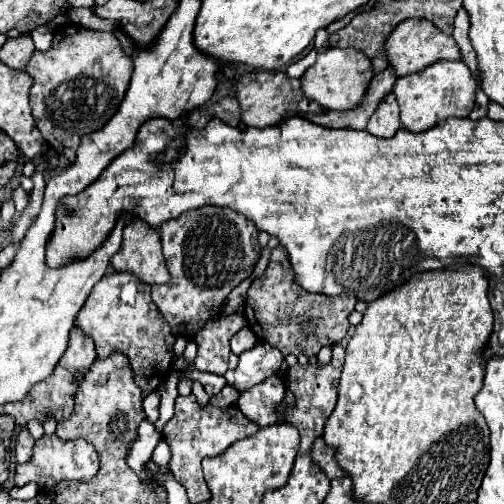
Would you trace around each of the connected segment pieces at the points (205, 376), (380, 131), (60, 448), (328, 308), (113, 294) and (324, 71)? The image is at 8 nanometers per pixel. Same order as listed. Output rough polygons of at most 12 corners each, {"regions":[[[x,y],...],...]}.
{"regions":[[[196,369],[189,372],[199,380],[209,396],[217,395],[227,384],[223,376]],[[395,96],[381,100],[367,122],[377,138],[391,138],[401,128]],[[43,436],[15,466],[15,486],[49,492],[63,480],[89,482],[97,452],[87,440]],[[285,248],[247,292],[245,320],[283,356],[347,336],[357,300],[305,292]],[[109,274],[75,326],[97,356],[129,358],[147,396],[173,366],[151,286]],[[327,48],[301,76],[325,110],[361,102],[373,78],[355,48]]]}

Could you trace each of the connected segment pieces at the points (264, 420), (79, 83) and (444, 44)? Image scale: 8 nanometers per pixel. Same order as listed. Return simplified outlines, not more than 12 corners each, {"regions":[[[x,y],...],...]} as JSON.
{"regions":[[[271,376],[241,392],[237,406],[263,428],[277,422],[283,380]],[[69,24],[25,72],[37,128],[73,162],[125,98],[111,32]],[[403,20],[385,40],[397,76],[459,60],[453,36]]]}

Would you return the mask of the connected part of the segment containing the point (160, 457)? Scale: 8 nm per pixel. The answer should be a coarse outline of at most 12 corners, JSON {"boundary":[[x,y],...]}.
{"boundary":[[161,440],[151,460],[163,474],[169,470],[169,446]]}

